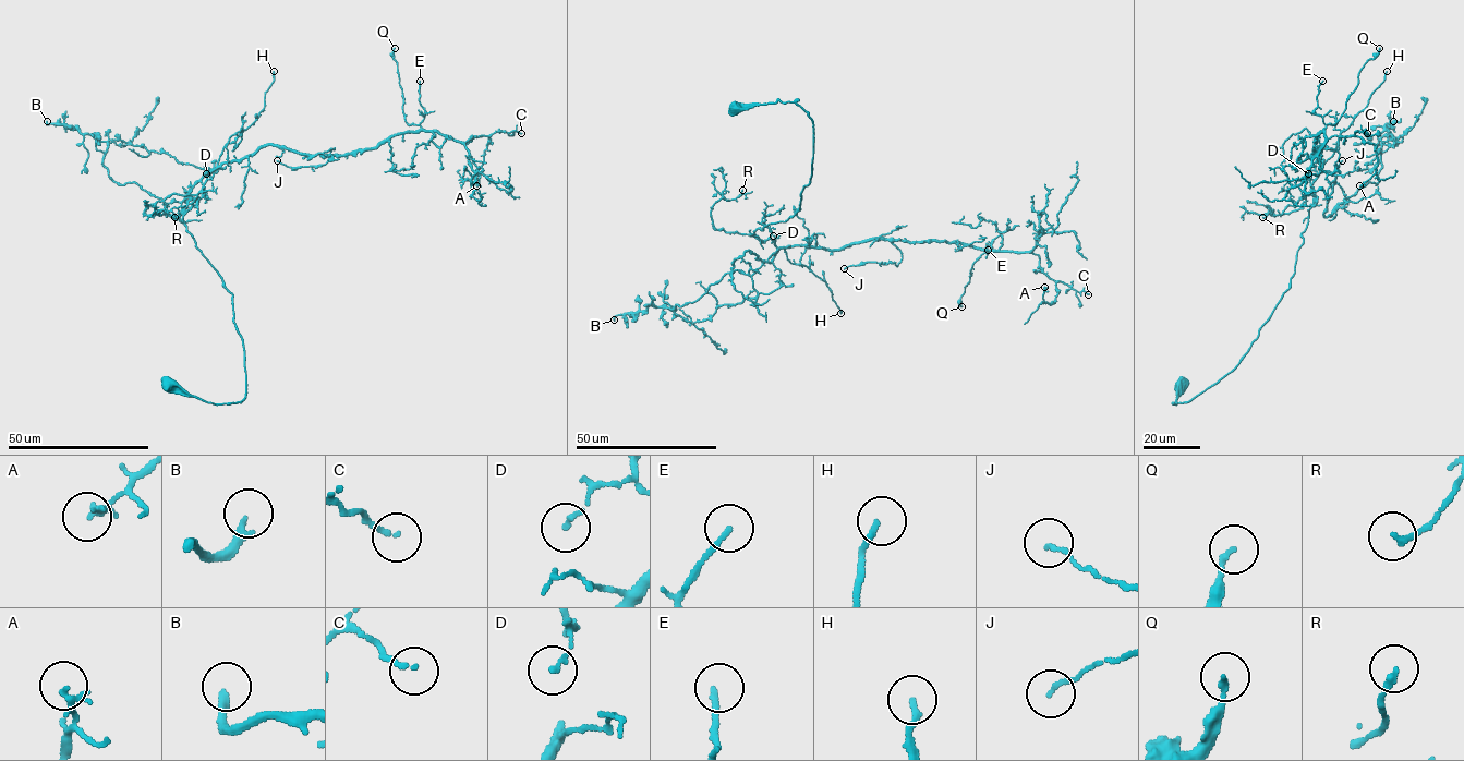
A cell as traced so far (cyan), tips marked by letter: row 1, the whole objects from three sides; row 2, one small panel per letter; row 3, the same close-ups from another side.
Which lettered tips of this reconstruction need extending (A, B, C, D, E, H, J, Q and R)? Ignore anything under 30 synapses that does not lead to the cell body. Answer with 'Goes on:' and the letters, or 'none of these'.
Goes on: B, H

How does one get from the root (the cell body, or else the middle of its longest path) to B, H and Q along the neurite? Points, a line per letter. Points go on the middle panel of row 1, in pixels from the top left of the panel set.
B: (736, 109), (795, 101), (813, 123), (799, 209), (750, 234), (771, 239), (774, 258), (691, 303), (614, 319)
H: (736, 109), (795, 101), (811, 120), (799, 209), (750, 234), (822, 279), (841, 313)
Q: (736, 109), (795, 101), (813, 123), (799, 209), (750, 234), (777, 246), (884, 239), (985, 249), (962, 306)

